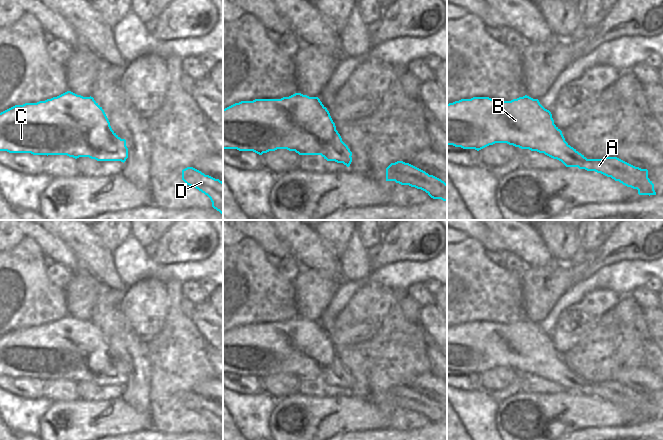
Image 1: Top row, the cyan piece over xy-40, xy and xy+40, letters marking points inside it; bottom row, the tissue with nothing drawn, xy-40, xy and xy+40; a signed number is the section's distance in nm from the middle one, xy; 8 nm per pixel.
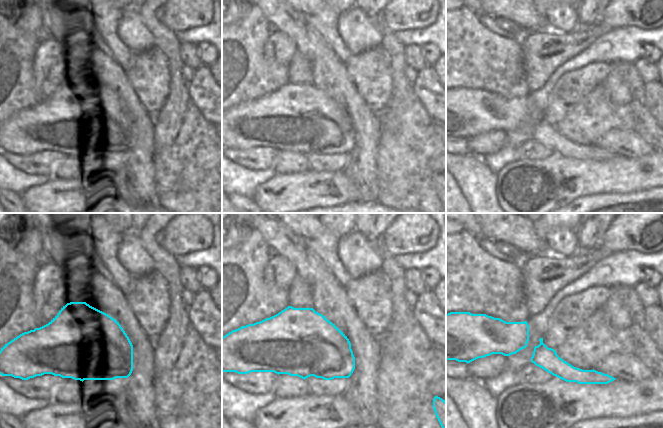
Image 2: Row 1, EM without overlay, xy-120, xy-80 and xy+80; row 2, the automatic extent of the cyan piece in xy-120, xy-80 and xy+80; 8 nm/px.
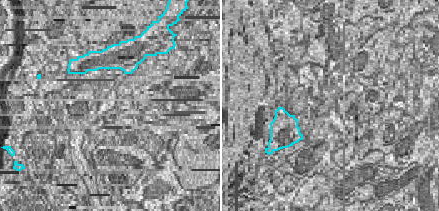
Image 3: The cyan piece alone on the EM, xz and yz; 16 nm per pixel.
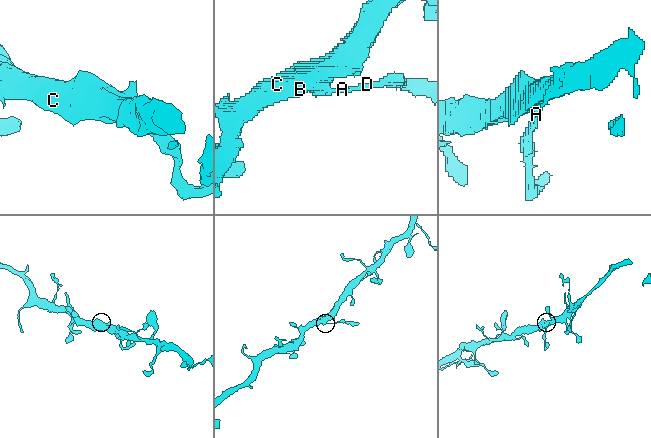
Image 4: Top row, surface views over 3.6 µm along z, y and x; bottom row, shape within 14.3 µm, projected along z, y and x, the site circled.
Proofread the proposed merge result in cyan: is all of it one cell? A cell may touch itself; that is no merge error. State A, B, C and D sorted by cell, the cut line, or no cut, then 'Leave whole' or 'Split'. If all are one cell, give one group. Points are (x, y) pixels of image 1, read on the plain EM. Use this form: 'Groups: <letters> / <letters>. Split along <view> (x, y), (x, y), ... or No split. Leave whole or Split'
Groups: A D / B C. Split along xy+40 (536, 366), (544, 376), (557, 380), (574, 379), (578, 390). Split

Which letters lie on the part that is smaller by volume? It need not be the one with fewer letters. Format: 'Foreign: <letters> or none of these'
Foreign: A, D

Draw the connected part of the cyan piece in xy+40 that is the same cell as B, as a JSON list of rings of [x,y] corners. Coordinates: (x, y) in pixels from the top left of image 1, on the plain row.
[[[527,319],[511,325],[473,321],[447,328],[447,369],[479,375],[495,367],[507,367],[544,377],[537,371],[541,363],[553,365],[555,369],[563,369],[565,366],[562,355],[554,348],[551,336],[538,323]]]

